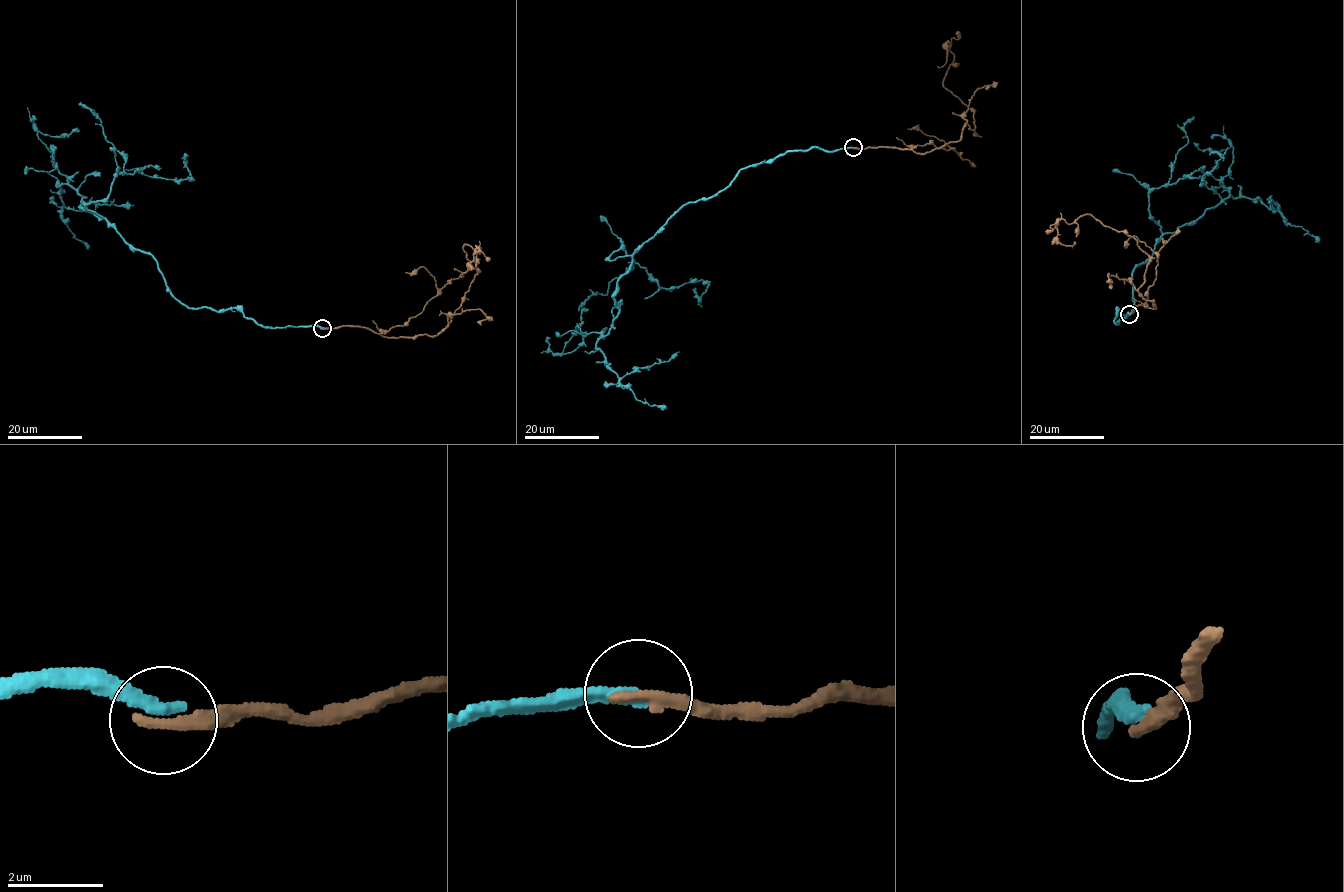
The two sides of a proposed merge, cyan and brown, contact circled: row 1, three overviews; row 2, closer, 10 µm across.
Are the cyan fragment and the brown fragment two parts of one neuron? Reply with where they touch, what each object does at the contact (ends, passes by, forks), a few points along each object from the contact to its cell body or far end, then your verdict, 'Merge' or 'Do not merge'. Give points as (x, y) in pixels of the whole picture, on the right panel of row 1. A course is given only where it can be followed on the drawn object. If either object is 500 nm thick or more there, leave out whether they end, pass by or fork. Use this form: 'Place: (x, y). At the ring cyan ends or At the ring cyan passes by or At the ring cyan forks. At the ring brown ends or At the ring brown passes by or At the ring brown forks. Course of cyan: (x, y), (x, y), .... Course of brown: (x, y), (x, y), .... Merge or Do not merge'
Place: (1129, 314). At the ring cyan ends. At the ring brown ends. Course of cyan: (1129, 314), (1114, 323), (1134, 302), (1133, 271), (1165, 234), (1230, 195), (1274, 212), (1267, 199). Course of brown: (1129, 314), (1156, 307), (1138, 291), (1148, 256), (1090, 214), (1060, 220), (1060, 243), (1074, 242). Do not merge

